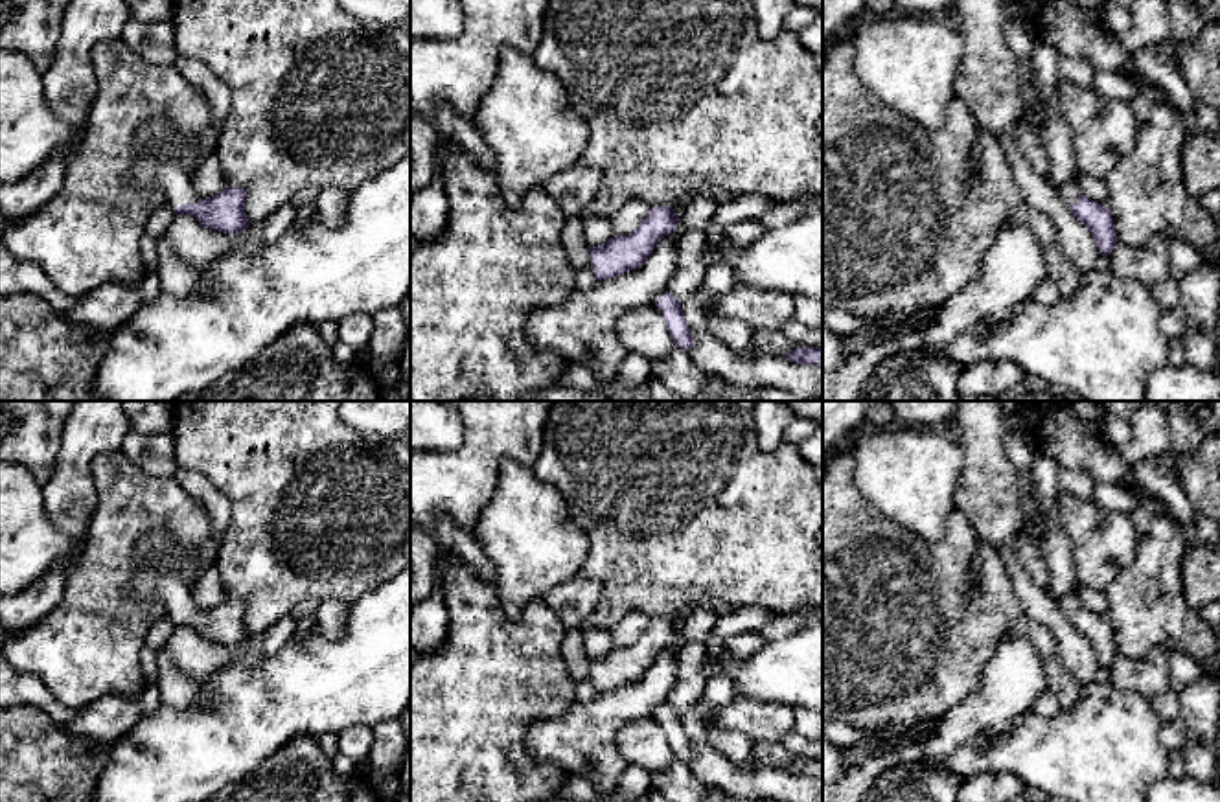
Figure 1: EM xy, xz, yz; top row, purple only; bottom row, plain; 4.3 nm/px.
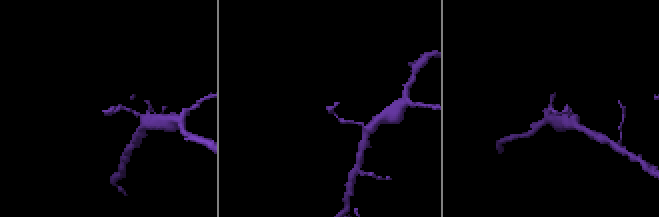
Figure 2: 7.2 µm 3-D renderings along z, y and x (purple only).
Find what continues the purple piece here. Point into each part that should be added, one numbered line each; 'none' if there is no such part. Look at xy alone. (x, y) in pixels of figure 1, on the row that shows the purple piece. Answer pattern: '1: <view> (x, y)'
1: xy (170, 177)

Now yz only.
1: yz (1070, 194)

